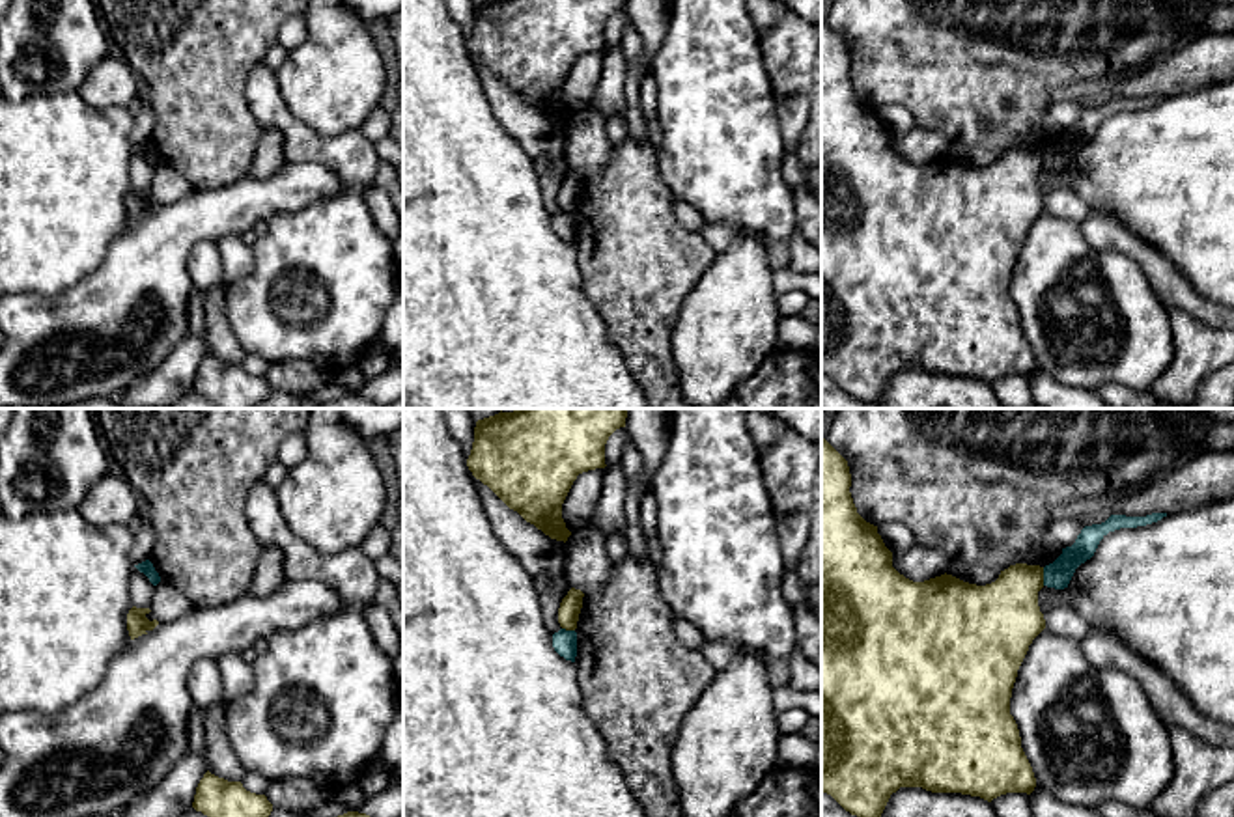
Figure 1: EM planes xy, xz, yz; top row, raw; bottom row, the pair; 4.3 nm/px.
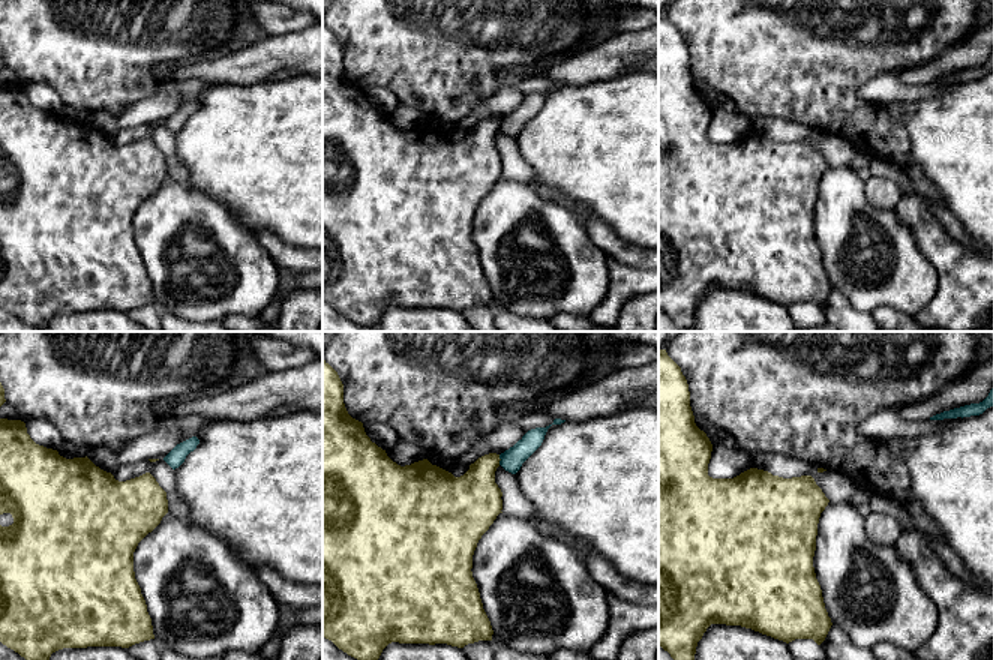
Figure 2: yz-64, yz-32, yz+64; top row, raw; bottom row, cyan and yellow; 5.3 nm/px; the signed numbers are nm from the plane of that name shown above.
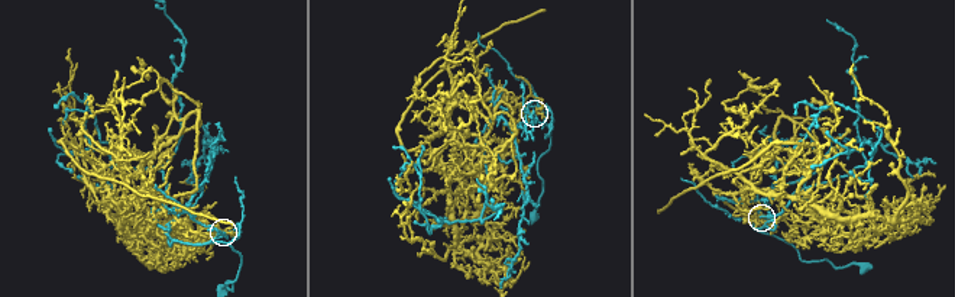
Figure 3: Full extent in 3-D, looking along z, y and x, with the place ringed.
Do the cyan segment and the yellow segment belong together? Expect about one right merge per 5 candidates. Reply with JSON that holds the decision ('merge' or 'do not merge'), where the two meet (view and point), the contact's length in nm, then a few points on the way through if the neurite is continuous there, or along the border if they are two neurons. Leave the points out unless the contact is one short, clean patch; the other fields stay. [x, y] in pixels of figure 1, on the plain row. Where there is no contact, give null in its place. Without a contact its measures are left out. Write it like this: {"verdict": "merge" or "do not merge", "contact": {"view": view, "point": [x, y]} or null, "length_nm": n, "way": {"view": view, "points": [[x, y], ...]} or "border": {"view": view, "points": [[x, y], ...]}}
{"verdict": "do not merge", "contact": {"view": "yz", "point": [1044, 159]}, "length_nm": 80, "border": {"view": "yz", "points": [[1042, 150], [1044, 166]]}}

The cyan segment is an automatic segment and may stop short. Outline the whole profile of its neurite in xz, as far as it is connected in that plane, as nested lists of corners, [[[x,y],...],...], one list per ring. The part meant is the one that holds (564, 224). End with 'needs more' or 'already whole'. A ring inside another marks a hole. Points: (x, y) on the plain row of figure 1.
[[[560,211],[558,215],[553,216],[553,229],[560,239],[564,239],[566,242],[575,244],[577,215]]]; already whole

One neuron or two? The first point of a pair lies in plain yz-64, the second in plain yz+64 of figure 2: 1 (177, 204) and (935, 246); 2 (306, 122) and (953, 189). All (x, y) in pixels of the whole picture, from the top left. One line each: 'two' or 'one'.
1: two
2: one

